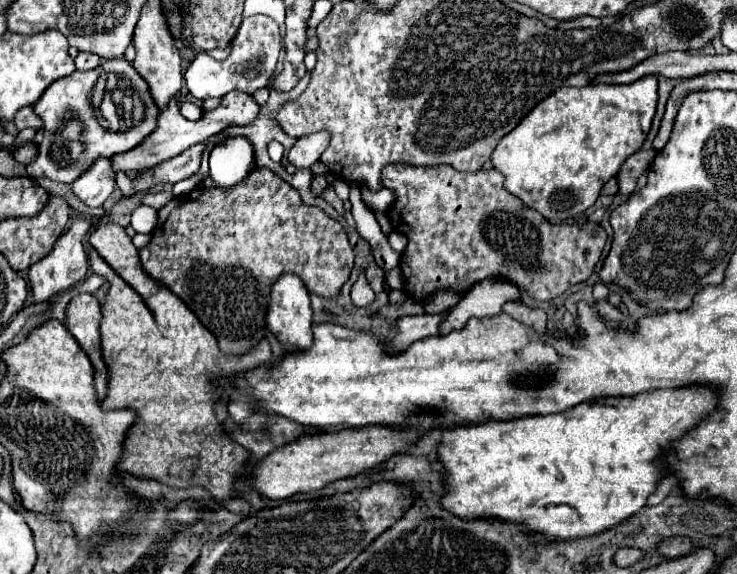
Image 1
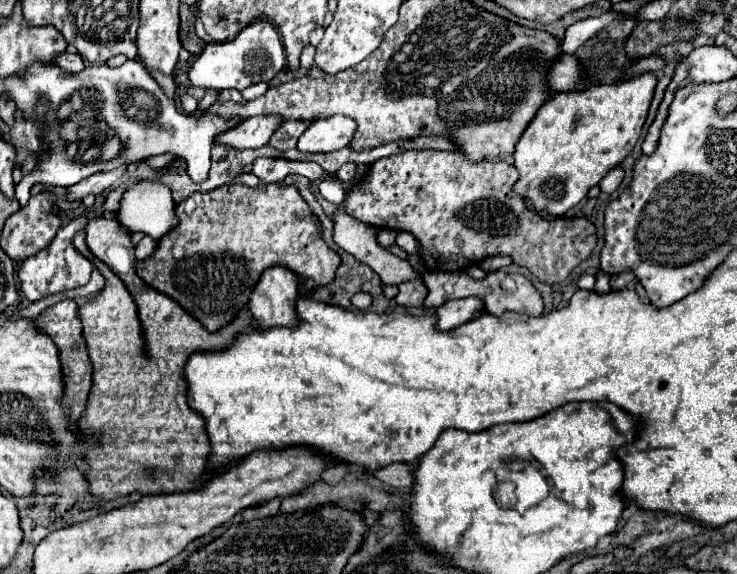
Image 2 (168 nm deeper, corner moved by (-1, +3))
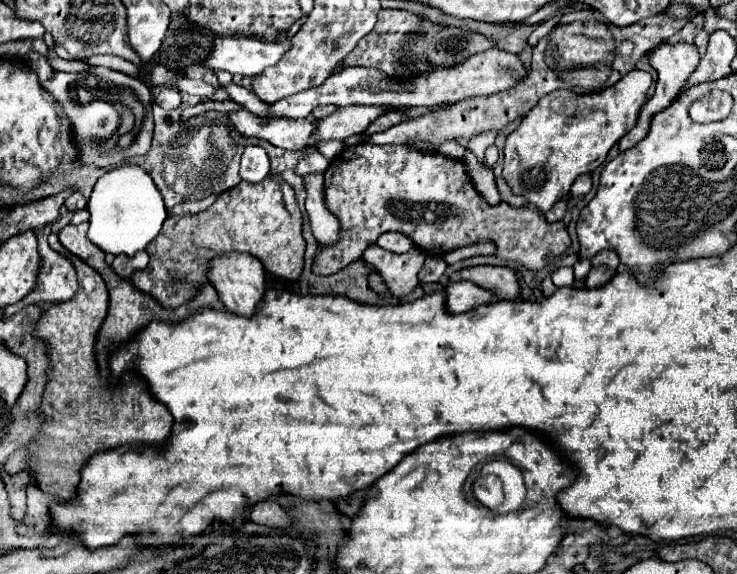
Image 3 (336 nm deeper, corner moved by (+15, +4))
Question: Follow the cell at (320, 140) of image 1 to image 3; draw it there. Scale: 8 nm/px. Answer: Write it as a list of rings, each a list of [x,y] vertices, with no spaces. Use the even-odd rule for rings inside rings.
[[[348,106],[338,108],[334,114],[316,120],[312,136],[316,140],[346,140],[354,134],[360,134],[366,130],[366,126],[376,120],[386,108],[376,106]]]

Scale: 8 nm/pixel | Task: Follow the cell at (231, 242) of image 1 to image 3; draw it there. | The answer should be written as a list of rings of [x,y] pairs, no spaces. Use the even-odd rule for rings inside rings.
[[[266,176],[258,184],[250,182],[240,182],[238,186],[222,192],[216,202],[198,214],[182,214],[182,216],[168,216],[160,236],[146,248],[150,254],[150,262],[144,270],[136,270],[128,282],[142,290],[148,296],[154,296],[164,308],[178,308],[184,302],[192,300],[196,294],[200,294],[202,286],[208,282],[208,270],[212,260],[218,254],[230,254],[230,252],[246,252],[256,256],[268,272],[274,276],[286,278],[286,280],[298,280],[302,270],[304,270],[304,252],[306,252],[306,242],[302,236],[302,214],[298,210],[294,190],[288,182],[284,182],[278,176]]]

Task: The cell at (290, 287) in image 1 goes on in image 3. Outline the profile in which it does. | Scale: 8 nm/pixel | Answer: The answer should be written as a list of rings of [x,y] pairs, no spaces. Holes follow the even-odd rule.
[[[222,254],[212,260],[210,282],[218,290],[218,296],[228,312],[236,316],[252,316],[266,292],[266,270],[262,262],[258,262],[258,258],[252,258],[248,254]]]

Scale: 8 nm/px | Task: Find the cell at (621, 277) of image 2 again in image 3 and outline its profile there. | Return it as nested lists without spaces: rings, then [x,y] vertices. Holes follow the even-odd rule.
[[[604,250],[604,252],[600,252],[596,258],[592,258],[592,266],[594,266],[594,268],[606,266],[606,268],[610,268],[610,270],[616,270],[618,264],[620,264],[618,256],[616,256],[614,252],[610,252],[610,250]]]

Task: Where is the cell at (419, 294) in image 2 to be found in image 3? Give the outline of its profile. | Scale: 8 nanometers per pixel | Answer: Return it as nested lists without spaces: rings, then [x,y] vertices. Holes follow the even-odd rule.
[[[372,244],[364,250],[364,262],[372,264],[378,274],[384,278],[390,294],[394,298],[408,296],[414,288],[418,288],[418,272],[424,266],[426,254],[418,248],[412,248],[406,254],[394,254],[378,244]]]

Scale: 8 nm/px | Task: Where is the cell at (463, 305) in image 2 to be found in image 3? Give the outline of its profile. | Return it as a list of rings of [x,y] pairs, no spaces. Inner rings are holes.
[[[454,282],[446,288],[446,312],[460,314],[468,312],[480,304],[494,302],[494,294],[472,284],[472,282]]]

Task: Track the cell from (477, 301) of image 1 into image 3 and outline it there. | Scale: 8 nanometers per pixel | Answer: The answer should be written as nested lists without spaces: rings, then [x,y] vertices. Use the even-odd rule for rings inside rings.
[[[428,256],[424,262],[424,268],[418,274],[420,282],[438,282],[442,278],[442,274],[446,272],[446,260],[444,258],[432,258]]]

